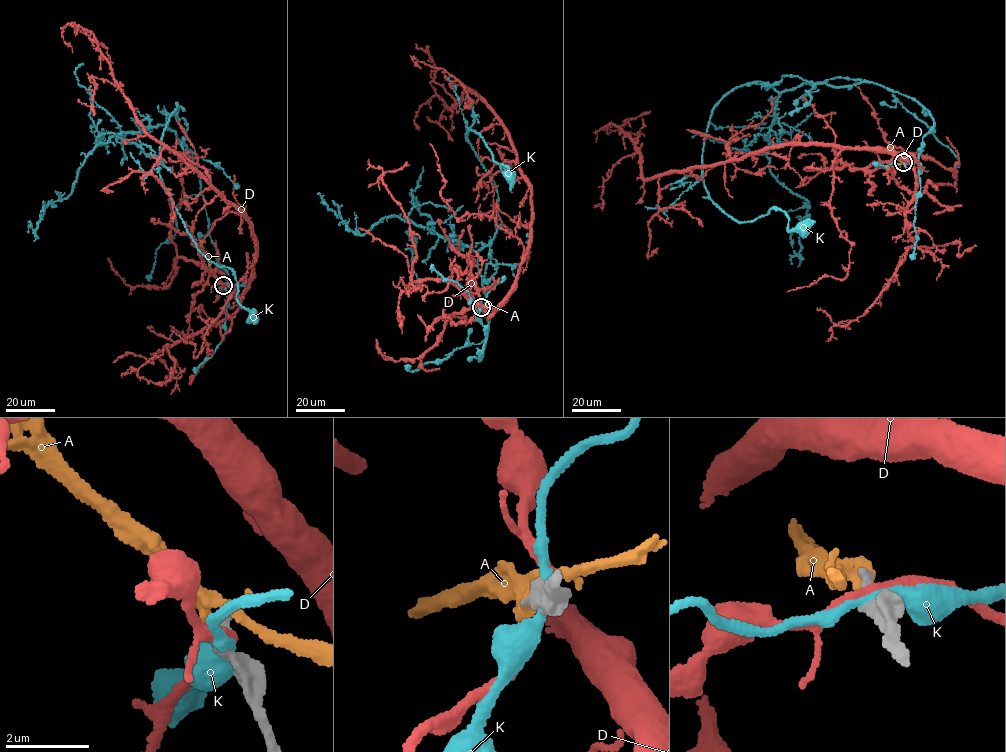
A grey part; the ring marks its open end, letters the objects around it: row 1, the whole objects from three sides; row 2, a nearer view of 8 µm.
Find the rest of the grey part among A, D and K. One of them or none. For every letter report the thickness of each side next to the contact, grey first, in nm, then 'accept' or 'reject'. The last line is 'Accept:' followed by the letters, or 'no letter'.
A: calibres 380 and 220 nm; accept
D: calibres 480 and 220 nm; reject
K: calibres 500 and 280 nm; reject
Accept: A

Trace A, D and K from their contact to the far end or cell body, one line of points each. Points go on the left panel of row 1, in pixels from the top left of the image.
A: (223, 285), (211, 271), (205, 252), (195, 242)
D: (224, 286), (202, 261), (239, 297), (255, 251), (242, 209), (146, 131), (91, 32), (67, 23), (72, 52)
K: (223, 286), (227, 271), (209, 234), (176, 103), (160, 177), (196, 247), (233, 272), (236, 300), (253, 315)

